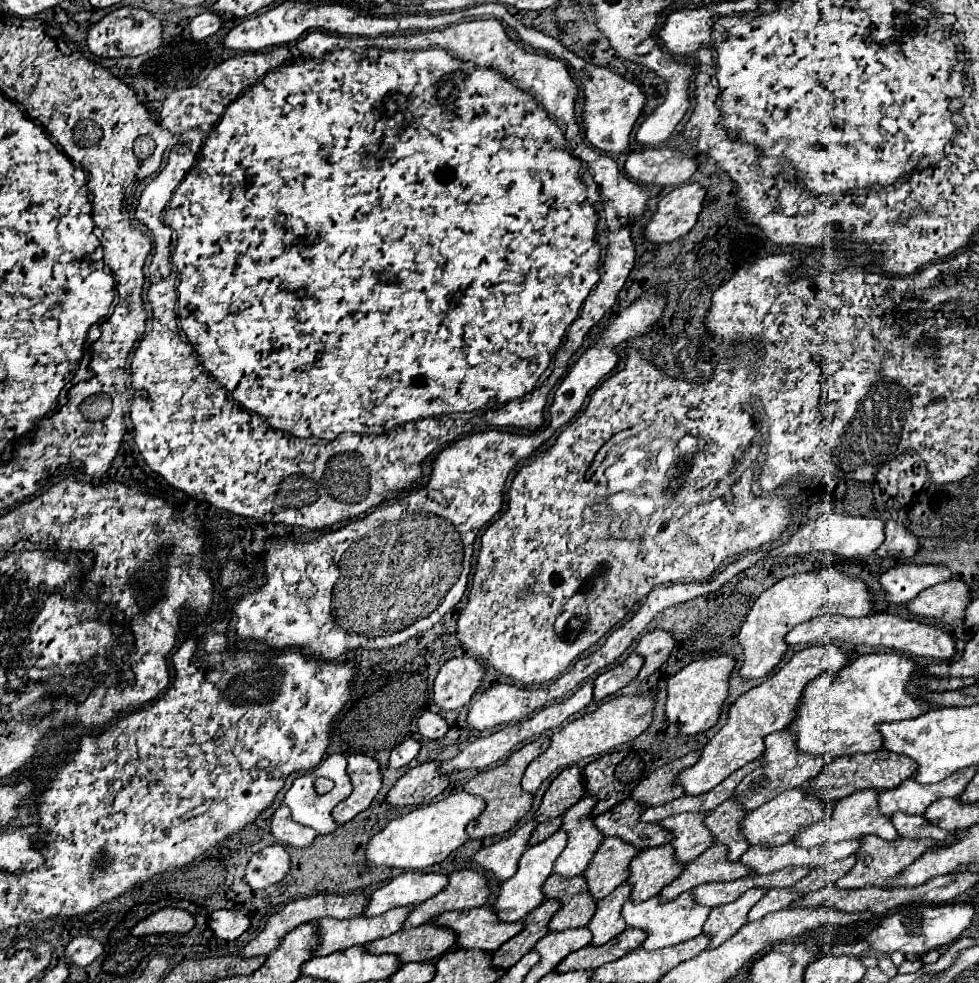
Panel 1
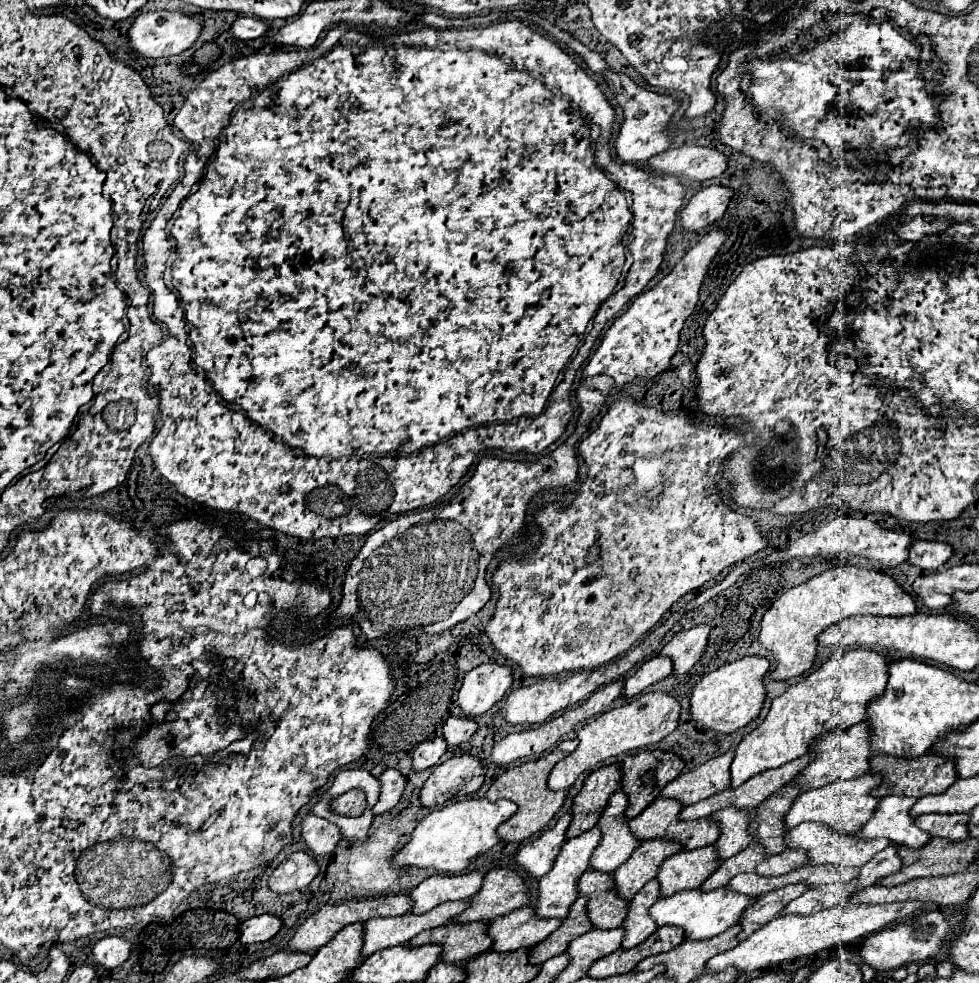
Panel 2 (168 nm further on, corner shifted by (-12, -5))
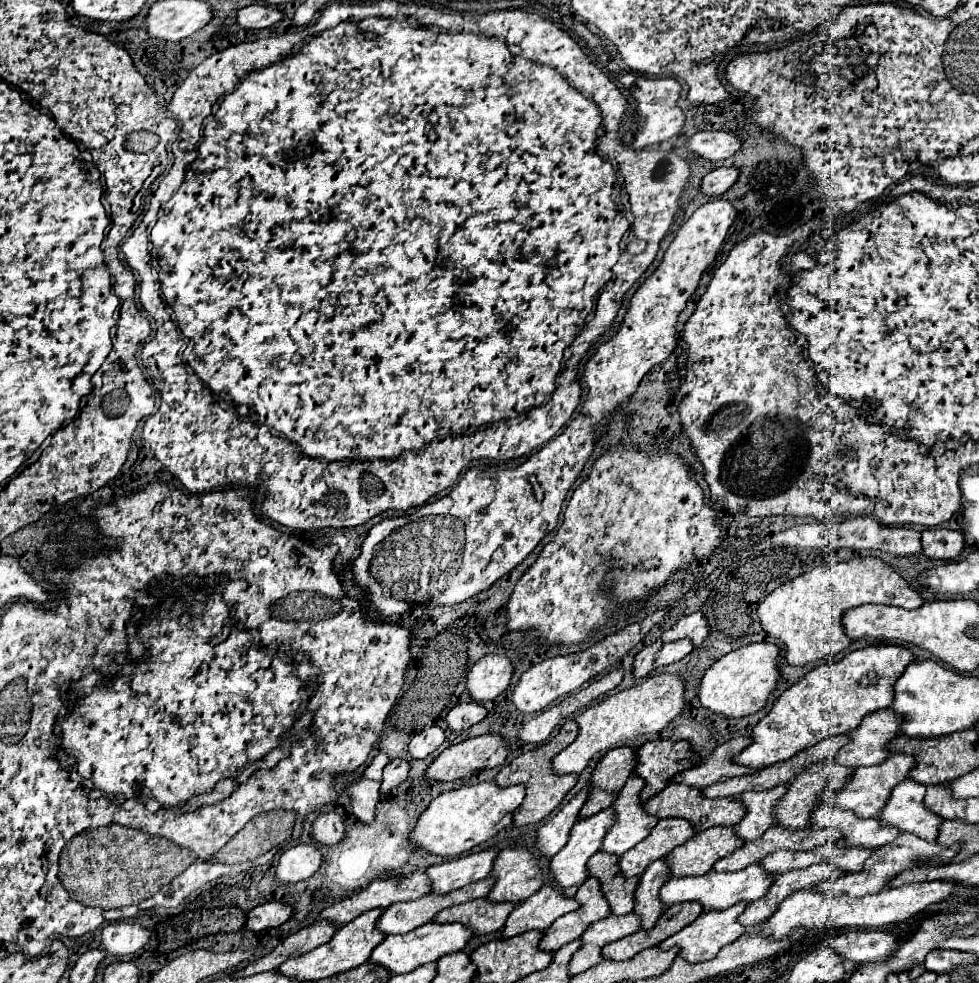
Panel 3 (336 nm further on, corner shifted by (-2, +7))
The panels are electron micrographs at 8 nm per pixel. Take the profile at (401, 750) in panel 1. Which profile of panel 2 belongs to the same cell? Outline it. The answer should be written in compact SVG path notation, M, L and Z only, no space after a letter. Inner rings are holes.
M434 738L434 740L426 740L422 742L416 750L414 750L414 770L426 770L438 764L438 760L442 758L442 754L446 752L446 740Z

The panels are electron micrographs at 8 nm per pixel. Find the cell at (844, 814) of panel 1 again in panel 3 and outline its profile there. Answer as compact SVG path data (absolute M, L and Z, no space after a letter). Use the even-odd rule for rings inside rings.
M914 780L900 782L898 788L892 790L890 800L886 800L886 806L880 812L880 822L890 824L898 830L912 832L926 842L934 842L942 818L934 816L934 812L922 804L924 794L924 784L918 784Z

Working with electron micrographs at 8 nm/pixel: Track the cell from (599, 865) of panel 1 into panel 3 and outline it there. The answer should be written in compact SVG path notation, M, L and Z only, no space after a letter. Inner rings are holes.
M666 818L658 820L658 824L650 830L650 836L638 846L630 848L618 858L618 866L626 878L640 876L646 866L658 858L664 858L668 852L672 852L676 846L684 844L694 836L692 824L682 818Z

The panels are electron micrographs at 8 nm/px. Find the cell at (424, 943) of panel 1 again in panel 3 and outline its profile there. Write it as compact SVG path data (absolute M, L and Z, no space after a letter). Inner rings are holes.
M474 900L474 902L466 902L462 906L452 906L446 908L442 912L436 914L434 922L460 922L464 926L468 926L474 936L482 936L482 934L492 934L496 930L500 930L508 918L508 914L516 908L514 902L498 902L492 904L490 900Z

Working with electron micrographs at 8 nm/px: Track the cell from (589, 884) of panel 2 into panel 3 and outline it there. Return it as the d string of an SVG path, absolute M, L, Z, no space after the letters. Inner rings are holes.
M596 852L588 860L590 876L600 880L600 888L610 906L610 914L628 914L634 908L634 890L638 884L636 878L624 878L618 868L618 856Z

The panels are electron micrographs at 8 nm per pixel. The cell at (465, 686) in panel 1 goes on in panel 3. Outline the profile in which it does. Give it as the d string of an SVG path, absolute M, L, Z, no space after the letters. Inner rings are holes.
M486 654L468 670L466 690L476 702L494 700L508 688L512 672L514 668L506 656Z

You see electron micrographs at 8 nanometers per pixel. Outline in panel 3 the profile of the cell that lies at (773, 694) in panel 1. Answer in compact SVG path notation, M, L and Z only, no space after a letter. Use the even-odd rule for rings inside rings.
M866 646L846 654L836 664L822 664L802 676L796 684L774 700L770 712L754 726L752 744L748 744L732 762L748 768L764 768L780 760L788 760L796 752L834 736L846 734L874 710L884 710L892 702L892 686L914 656L902 646Z

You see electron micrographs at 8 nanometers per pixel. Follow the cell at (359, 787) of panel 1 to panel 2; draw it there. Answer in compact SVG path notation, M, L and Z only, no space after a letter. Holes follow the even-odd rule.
M388 768L384 772L384 776L380 776L380 784L382 784L382 794L380 794L376 808L372 808L374 814L384 814L394 804L398 804L402 792L404 792L404 786L406 786L406 778L398 770Z

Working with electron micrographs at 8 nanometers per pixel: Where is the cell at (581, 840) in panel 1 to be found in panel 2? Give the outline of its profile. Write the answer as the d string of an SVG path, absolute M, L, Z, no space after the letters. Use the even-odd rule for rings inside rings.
M620 790L610 798L604 816L600 818L598 826L600 830L604 830L604 840L600 842L600 848L596 848L596 852L592 854L592 870L614 872L642 844L628 828L628 818L624 816L626 808L628 796Z

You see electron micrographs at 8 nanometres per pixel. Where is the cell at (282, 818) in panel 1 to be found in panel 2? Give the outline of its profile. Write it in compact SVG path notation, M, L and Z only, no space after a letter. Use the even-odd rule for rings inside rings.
M310 814L302 820L302 838L314 854L324 856L336 848L336 844L342 840L342 834L336 824Z

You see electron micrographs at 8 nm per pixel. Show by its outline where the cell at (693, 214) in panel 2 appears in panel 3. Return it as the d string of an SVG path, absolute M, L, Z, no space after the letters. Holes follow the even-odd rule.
M716 168L712 172L708 172L704 178L702 178L702 184L700 184L700 192L706 194L706 196L720 196L724 194L738 178L738 170L736 168Z

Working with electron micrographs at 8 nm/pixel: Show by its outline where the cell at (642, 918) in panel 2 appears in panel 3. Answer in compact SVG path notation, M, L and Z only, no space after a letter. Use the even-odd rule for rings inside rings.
M664 860L652 862L646 868L646 872L640 876L640 882L634 894L634 914L640 916L640 926L644 930L652 928L658 916L666 910L666 906L660 904L658 900L658 890L668 878L670 878L670 872Z

